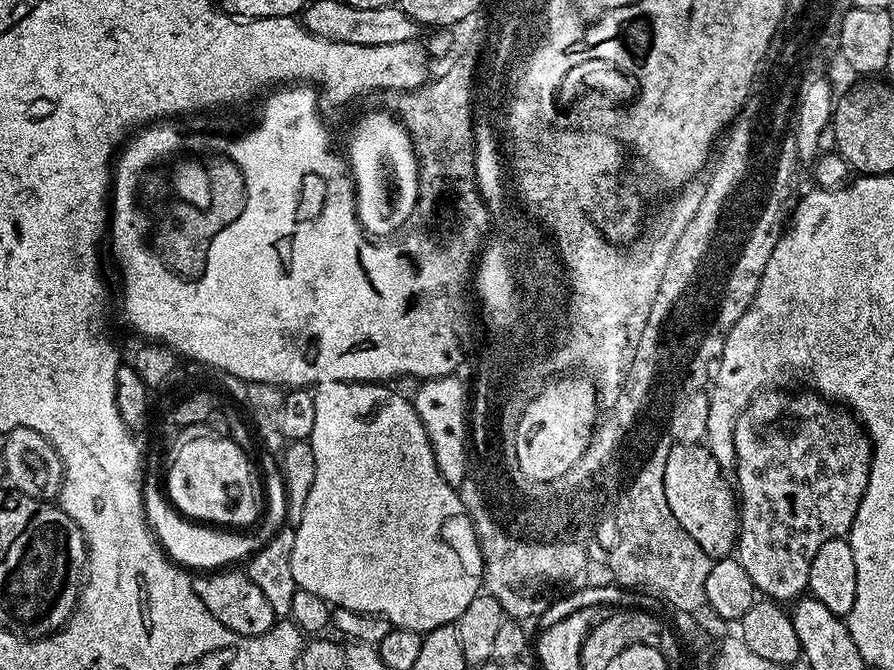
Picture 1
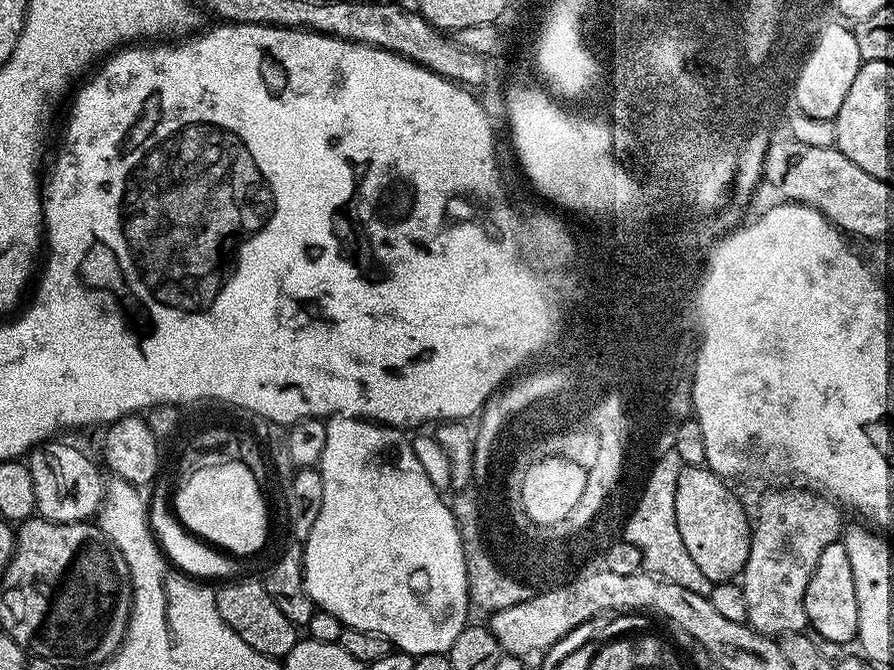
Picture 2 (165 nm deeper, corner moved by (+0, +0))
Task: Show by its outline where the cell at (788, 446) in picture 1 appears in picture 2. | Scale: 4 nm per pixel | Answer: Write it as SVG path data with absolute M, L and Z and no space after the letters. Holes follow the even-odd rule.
M792 486L789 492L772 492L760 504L760 521L755 521L750 542L750 554L742 573L742 587L746 598L746 623L763 636L779 638L791 632L803 632L808 628L806 618L806 586L810 586L810 574L822 558L826 546L837 543L842 536L841 509L836 501L815 491Z

